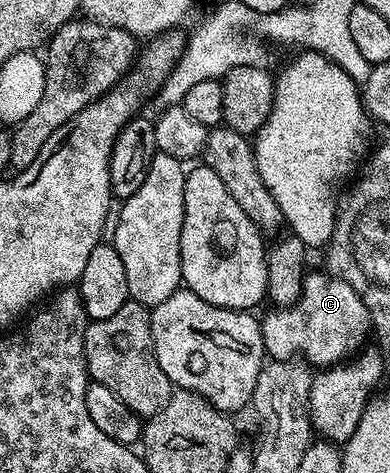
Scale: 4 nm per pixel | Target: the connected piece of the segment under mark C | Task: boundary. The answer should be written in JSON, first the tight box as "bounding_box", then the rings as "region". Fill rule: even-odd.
{"bounding_box":[262,272,369,368],"region":[[[308,272],[303,277],[301,296],[293,305],[271,308],[268,309],[267,315],[262,315],[263,349],[268,359],[283,362],[300,358],[306,360],[312,367],[330,368],[350,359],[364,345],[362,342],[366,340],[367,334],[369,338],[369,315],[362,296],[336,274],[322,273]]]}

